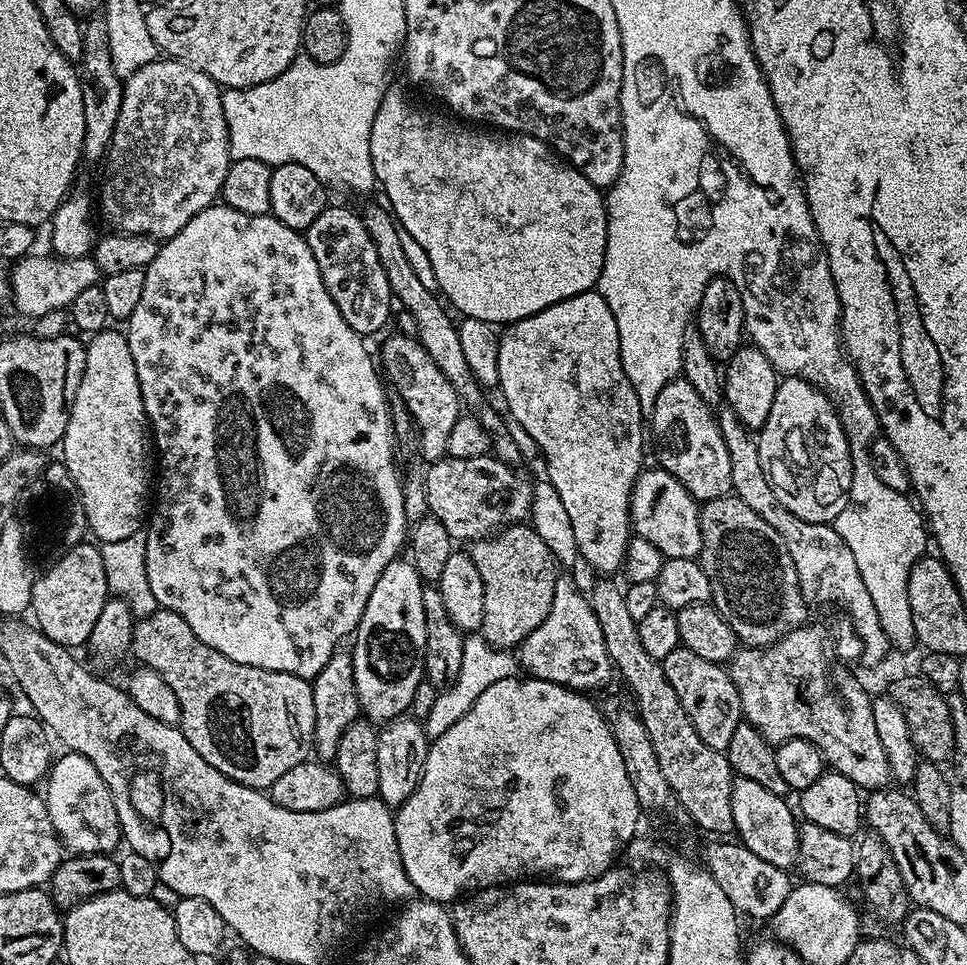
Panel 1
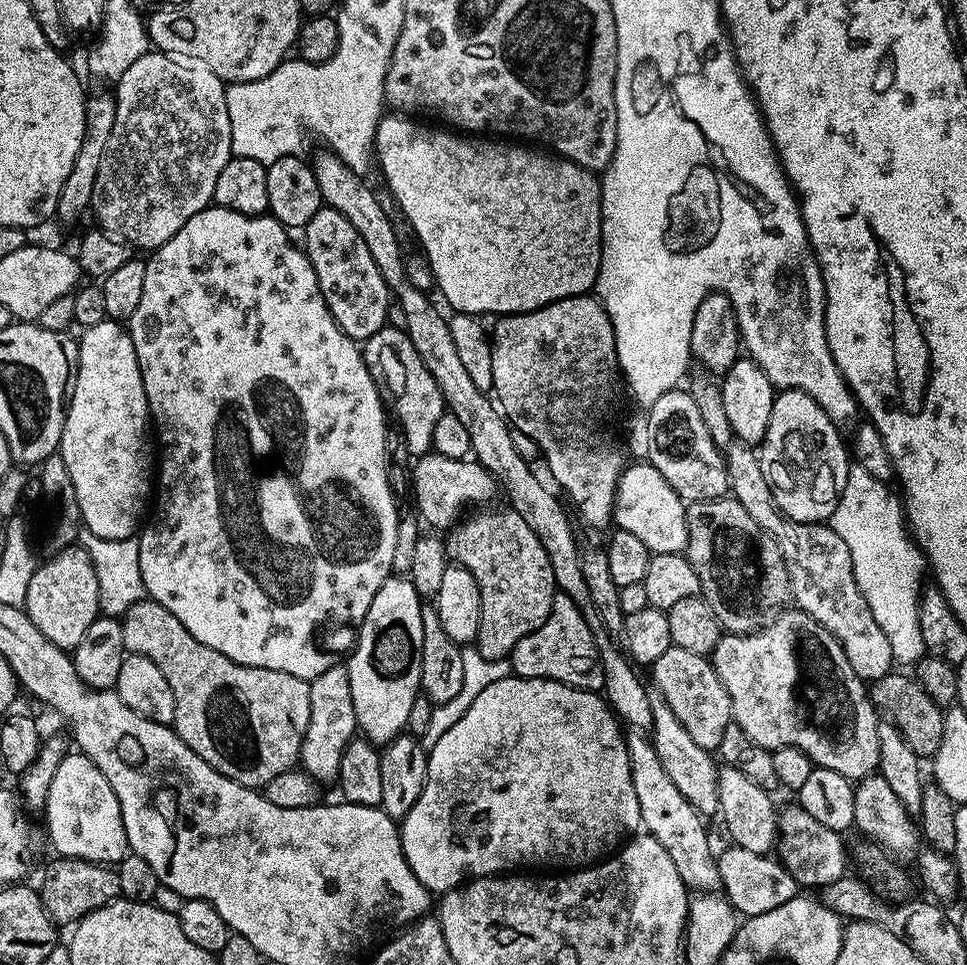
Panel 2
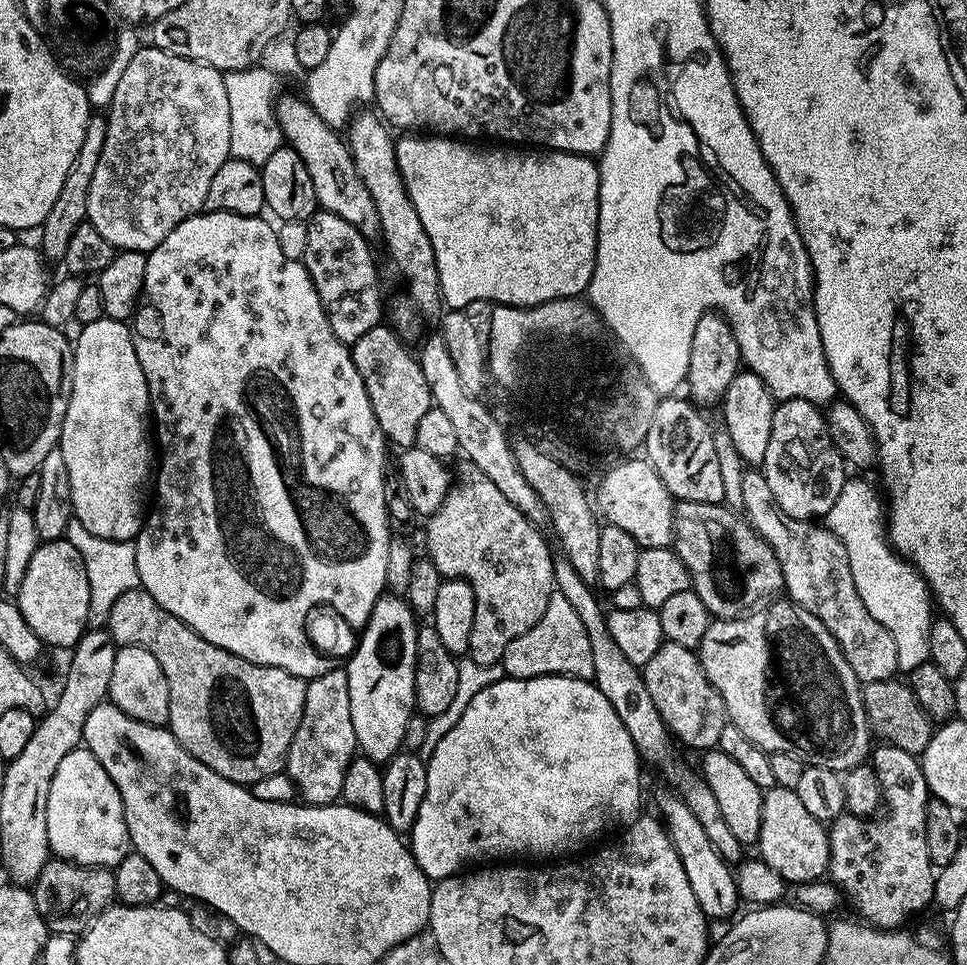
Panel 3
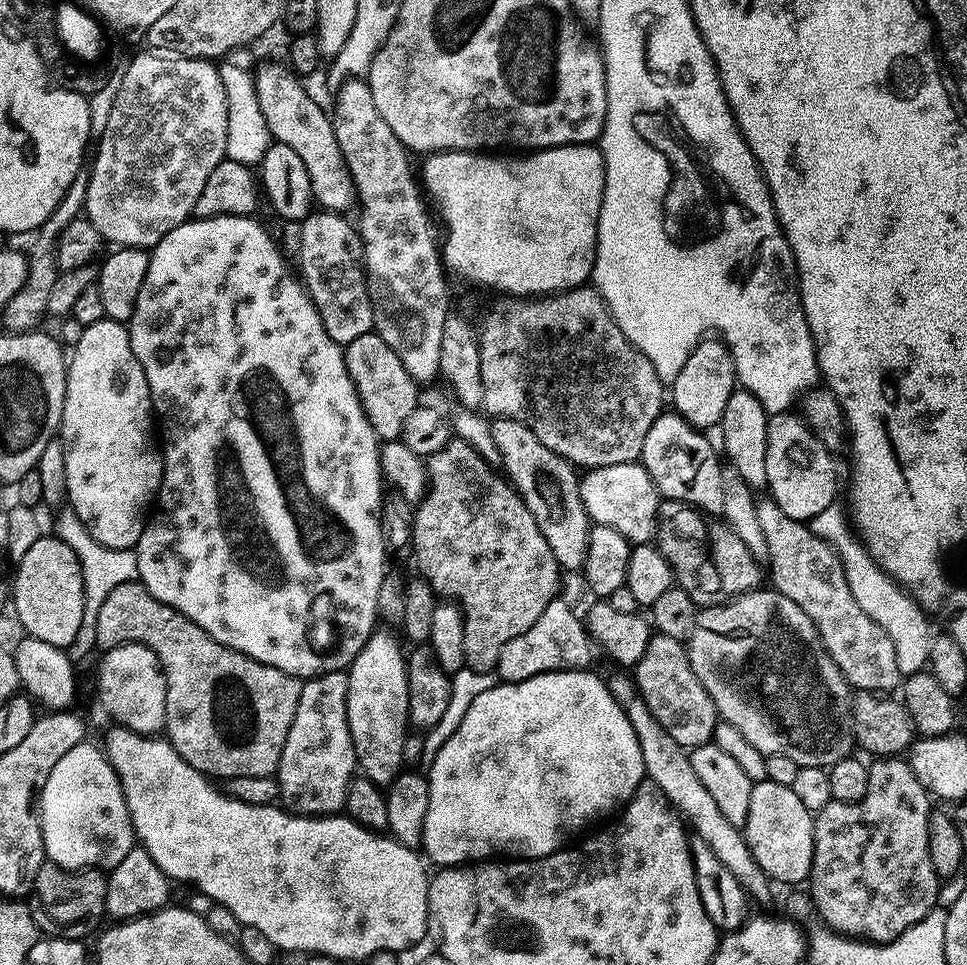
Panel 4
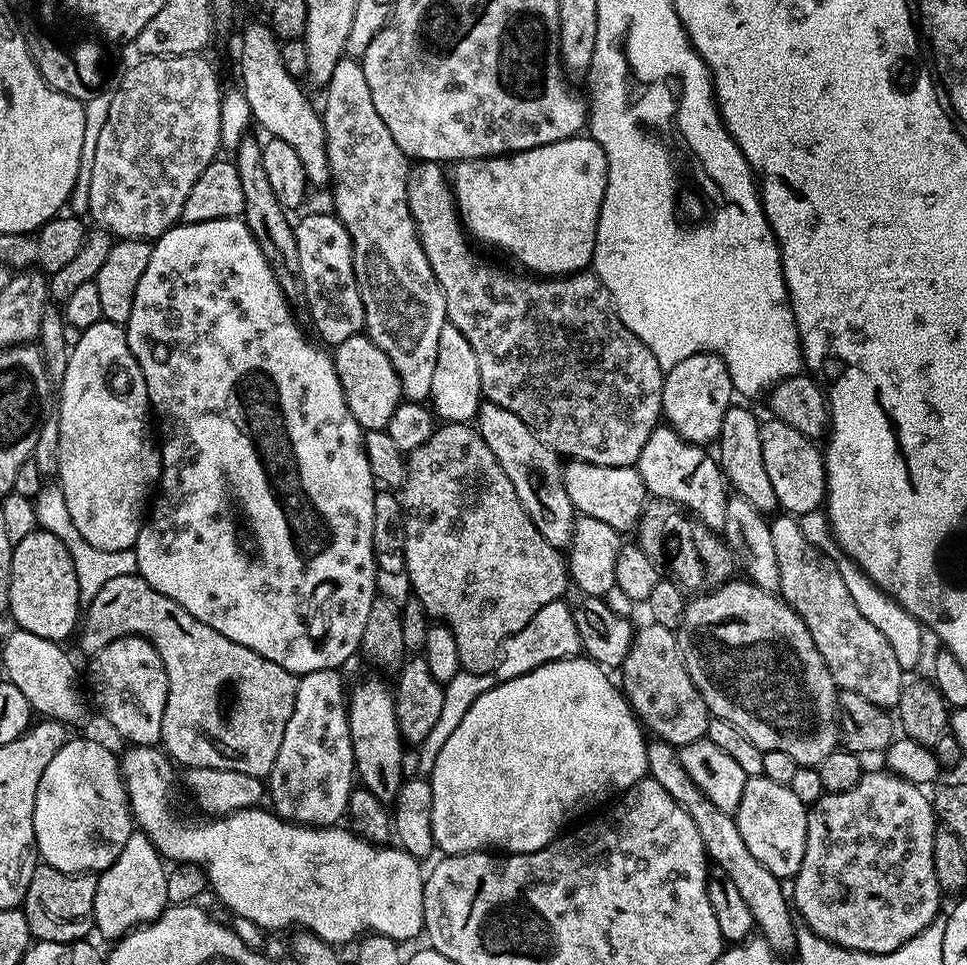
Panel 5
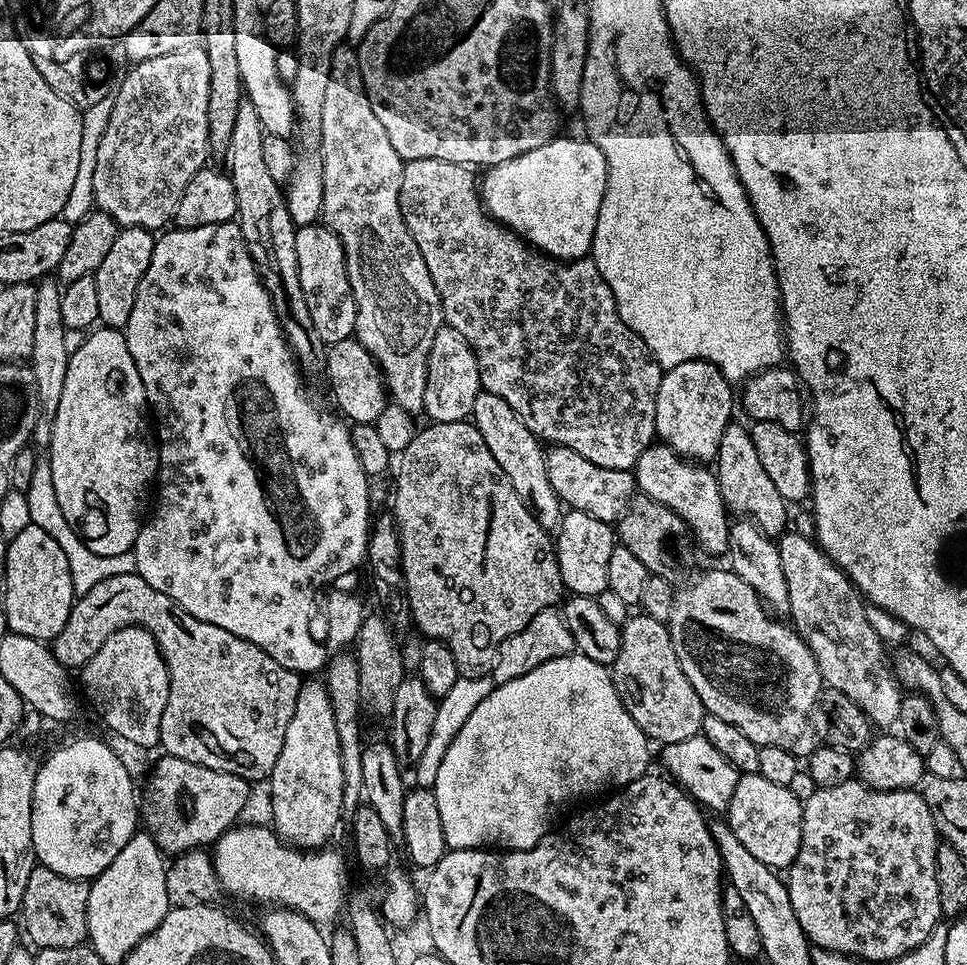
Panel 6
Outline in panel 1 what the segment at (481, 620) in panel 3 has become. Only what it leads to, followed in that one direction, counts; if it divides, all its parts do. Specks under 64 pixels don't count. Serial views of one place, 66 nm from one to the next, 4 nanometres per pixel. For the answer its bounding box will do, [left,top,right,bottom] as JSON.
[470,522,558,650]

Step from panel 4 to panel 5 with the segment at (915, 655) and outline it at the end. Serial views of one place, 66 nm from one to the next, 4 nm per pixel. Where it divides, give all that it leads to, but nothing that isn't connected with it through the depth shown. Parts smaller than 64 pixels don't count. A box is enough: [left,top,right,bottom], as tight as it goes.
[799,511,925,674]

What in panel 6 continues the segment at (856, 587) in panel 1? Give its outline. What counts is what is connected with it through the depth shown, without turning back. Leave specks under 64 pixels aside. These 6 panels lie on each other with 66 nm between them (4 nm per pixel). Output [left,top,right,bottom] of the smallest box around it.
[778,530,902,729]

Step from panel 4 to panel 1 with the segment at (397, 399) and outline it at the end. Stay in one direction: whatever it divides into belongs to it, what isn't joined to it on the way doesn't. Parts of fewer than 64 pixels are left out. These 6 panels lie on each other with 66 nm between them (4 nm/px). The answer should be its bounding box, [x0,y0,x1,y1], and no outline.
[378,336,462,462]

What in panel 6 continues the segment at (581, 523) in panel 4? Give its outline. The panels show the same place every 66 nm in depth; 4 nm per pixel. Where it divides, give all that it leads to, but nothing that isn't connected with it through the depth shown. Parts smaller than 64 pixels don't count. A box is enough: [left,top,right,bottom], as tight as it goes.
[470,390,562,530]

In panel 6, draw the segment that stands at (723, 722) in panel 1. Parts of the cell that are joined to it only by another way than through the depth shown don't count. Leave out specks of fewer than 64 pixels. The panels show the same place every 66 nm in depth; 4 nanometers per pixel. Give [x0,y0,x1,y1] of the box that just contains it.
[610,614,706,746]

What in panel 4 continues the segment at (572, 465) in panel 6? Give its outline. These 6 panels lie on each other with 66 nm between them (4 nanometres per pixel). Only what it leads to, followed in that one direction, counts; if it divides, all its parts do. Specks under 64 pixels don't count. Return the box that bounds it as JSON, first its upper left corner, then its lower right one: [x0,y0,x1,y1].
[579,463,662,545]

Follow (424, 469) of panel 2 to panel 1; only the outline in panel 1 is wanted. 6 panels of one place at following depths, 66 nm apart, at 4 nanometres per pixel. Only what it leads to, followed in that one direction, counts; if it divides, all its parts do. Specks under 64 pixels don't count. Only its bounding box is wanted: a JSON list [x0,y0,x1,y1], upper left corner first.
[424,454,533,542]

